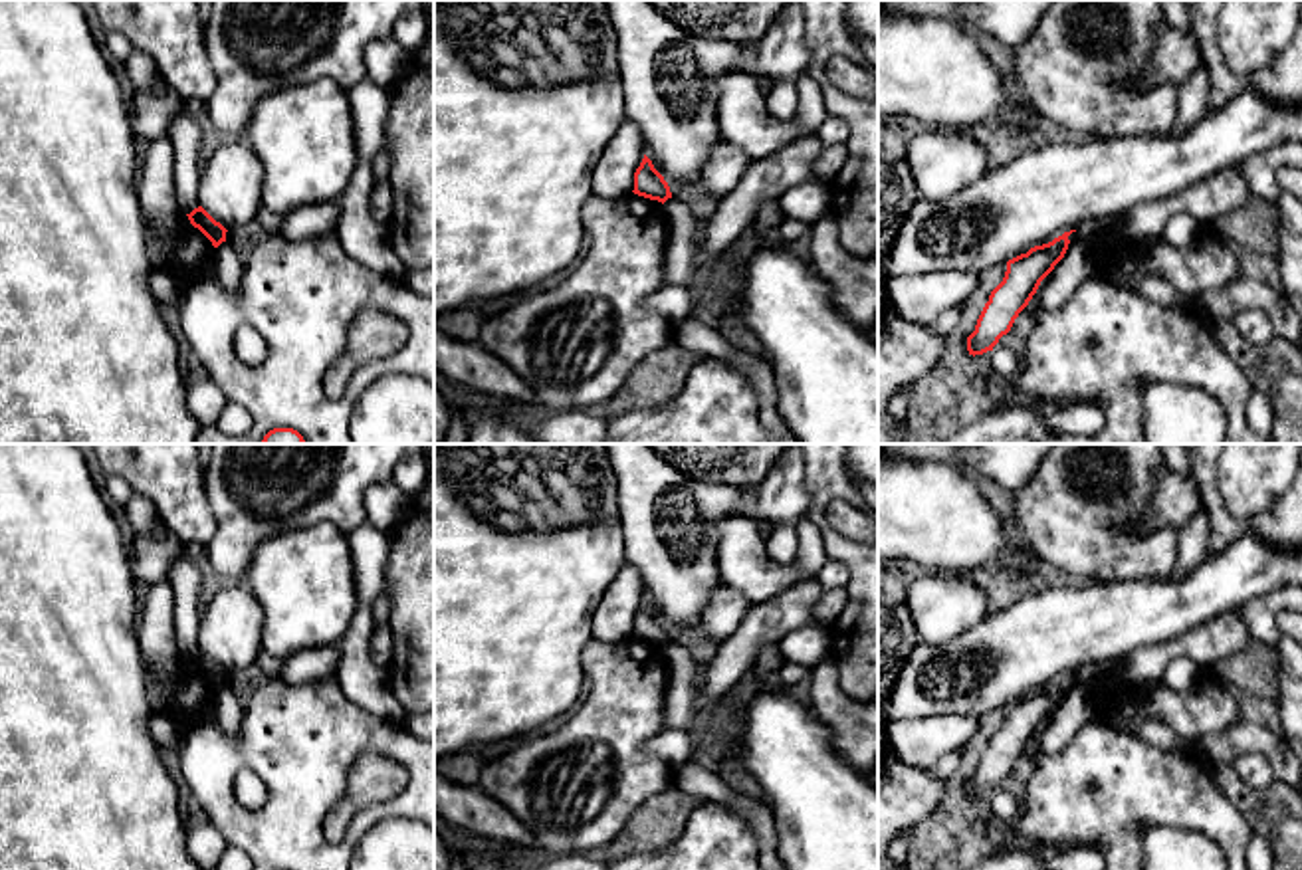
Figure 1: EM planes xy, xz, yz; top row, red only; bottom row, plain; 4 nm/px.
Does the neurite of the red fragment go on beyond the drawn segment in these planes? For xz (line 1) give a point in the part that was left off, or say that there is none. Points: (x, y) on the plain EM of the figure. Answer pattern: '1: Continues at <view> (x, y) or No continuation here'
1: No continuation here

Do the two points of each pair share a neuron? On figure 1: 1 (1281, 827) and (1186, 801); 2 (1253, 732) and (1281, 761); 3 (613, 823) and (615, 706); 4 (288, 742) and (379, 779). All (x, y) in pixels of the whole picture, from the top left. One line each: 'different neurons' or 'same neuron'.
1: different neurons
2: same neuron
3: same neuron
4: different neurons

